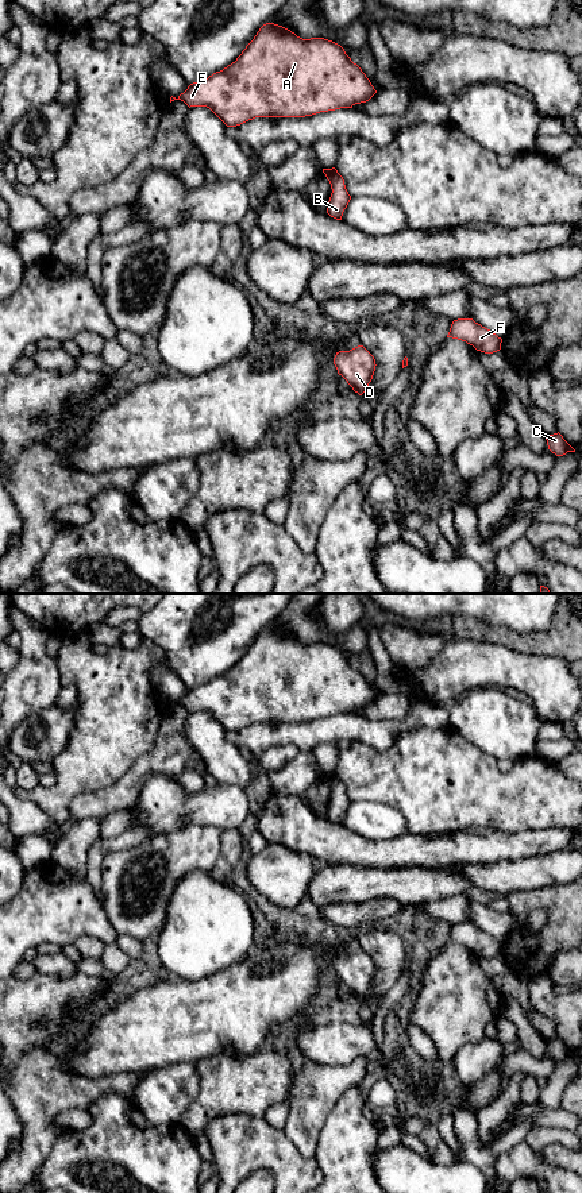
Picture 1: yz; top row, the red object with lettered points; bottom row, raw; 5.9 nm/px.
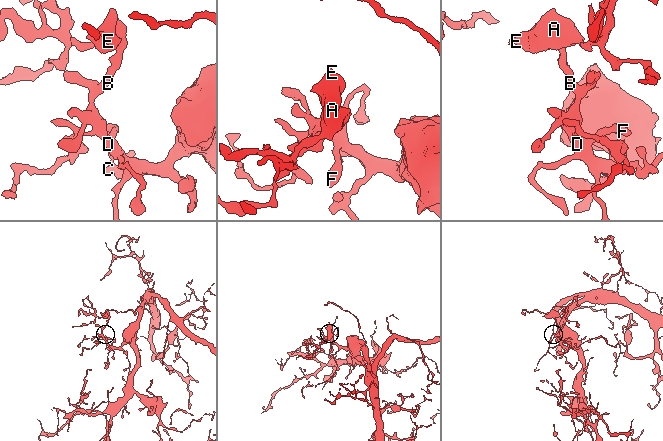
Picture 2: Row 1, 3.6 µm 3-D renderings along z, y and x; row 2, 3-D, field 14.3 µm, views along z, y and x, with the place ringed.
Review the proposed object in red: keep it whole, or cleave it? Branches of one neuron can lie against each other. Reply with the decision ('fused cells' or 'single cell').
single cell

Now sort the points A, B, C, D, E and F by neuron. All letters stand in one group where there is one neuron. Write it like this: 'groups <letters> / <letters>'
groups A B C D E F

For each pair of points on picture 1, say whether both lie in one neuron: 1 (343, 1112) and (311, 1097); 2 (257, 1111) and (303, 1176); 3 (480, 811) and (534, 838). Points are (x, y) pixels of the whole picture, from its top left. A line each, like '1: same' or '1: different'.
1: different
2: different
3: different

